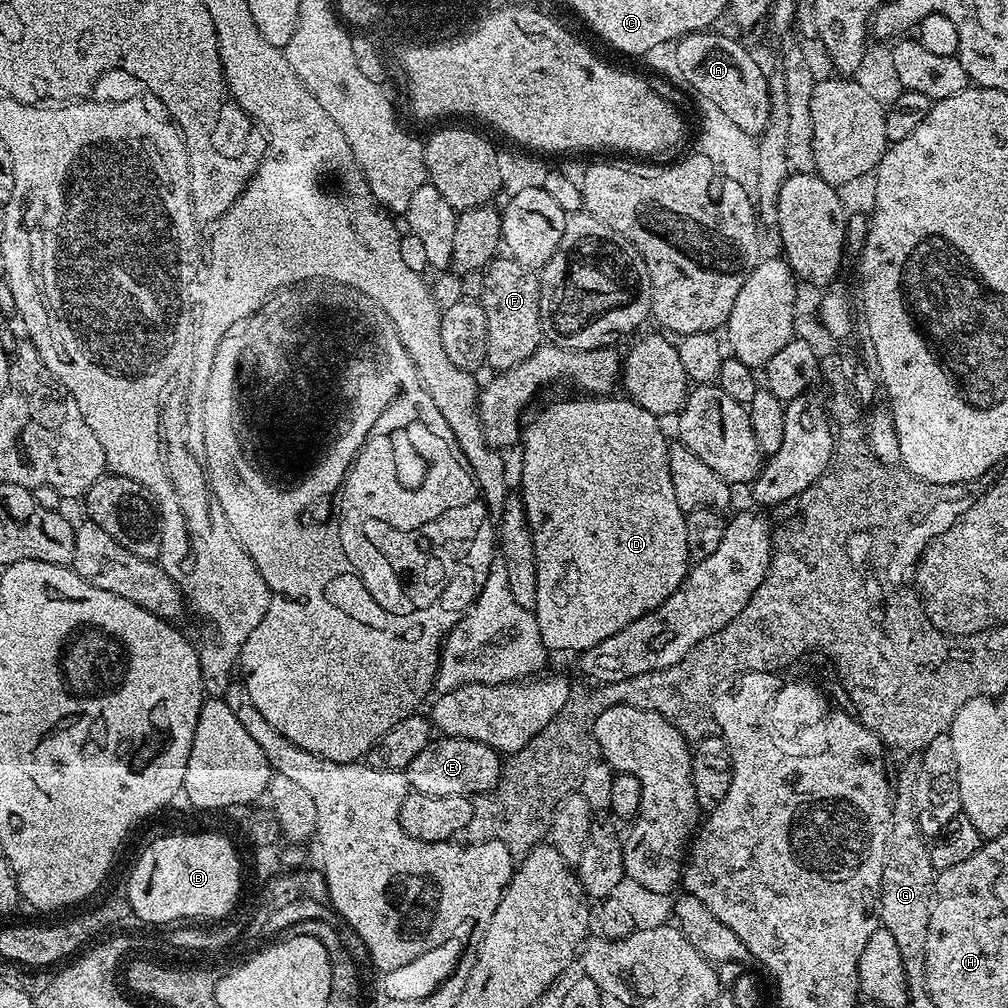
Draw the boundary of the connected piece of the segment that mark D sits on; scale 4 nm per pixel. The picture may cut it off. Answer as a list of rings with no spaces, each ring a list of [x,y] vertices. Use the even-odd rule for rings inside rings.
[[[580,394],[577,400],[556,400],[548,404],[536,416],[532,425],[525,429],[524,465],[520,468],[520,488],[525,511],[540,515],[540,525],[535,525],[534,539],[536,541],[536,573],[538,574],[538,598],[536,599],[536,621],[545,645],[549,649],[577,648],[583,650],[592,648],[598,642],[610,638],[610,634],[618,634],[630,622],[642,618],[647,612],[653,612],[666,598],[677,592],[688,575],[690,559],[688,560],[688,544],[690,548],[690,533],[688,517],[685,509],[674,494],[675,480],[668,465],[668,449],[670,440],[664,437],[660,429],[661,421],[638,406],[630,398],[615,400],[612,394]]]

